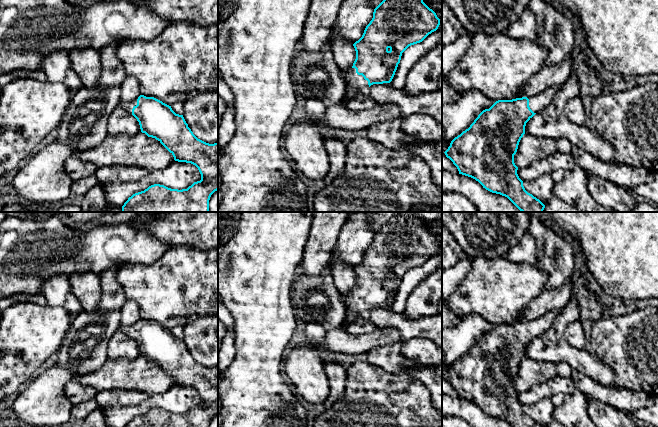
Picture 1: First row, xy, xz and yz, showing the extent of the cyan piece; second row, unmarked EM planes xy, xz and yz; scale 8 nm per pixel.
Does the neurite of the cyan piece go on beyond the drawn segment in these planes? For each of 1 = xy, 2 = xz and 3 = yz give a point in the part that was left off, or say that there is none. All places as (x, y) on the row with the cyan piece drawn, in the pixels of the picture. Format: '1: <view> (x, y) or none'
1: xy (128, 106)
2: xz (356, 84)
3: yz (542, 100)

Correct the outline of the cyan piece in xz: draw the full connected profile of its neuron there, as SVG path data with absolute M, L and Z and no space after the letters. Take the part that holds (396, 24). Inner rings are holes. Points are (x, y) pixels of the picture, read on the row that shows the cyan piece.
M383 0L373 12L373 18L366 26L362 37L353 46L356 51L356 59L352 68L346 72L347 92L346 99L356 94L369 94L373 84L390 83L395 75L402 53L411 45L422 42L429 34L436 31L440 25L440 19L423 0Z

